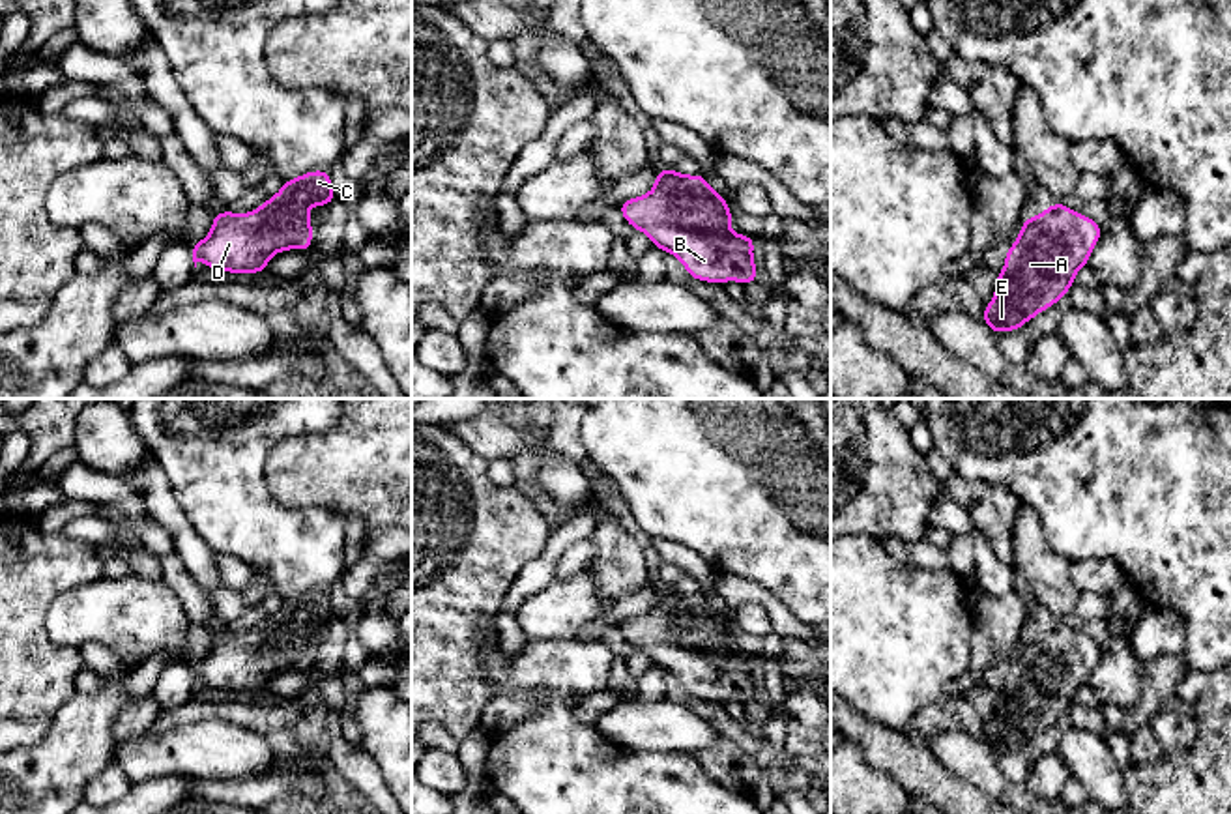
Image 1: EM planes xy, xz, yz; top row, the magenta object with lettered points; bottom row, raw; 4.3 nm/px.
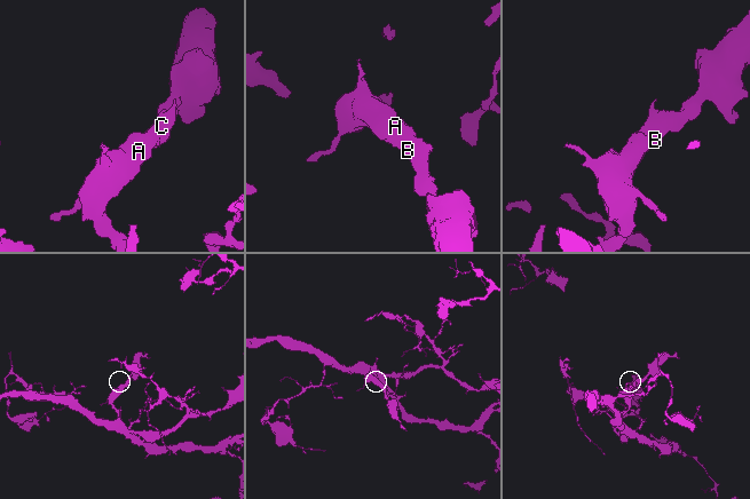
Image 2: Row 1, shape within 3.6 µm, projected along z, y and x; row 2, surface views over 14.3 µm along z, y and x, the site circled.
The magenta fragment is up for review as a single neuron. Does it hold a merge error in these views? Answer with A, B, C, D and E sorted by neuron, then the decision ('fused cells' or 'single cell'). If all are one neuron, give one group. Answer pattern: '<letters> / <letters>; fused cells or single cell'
A B C D E; single cell

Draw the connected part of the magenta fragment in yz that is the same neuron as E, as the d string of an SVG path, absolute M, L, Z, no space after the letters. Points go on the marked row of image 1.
M1064 202L1021 221L1016 241L995 275L995 294L982 309L982 322L995 333L1018 331L1038 313L1053 307L1089 264L1102 226Z

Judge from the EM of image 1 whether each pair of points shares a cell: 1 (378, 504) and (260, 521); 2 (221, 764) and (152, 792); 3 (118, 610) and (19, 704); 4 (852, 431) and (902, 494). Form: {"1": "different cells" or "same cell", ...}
{"1": "different cells", "2": "different cells", "3": "different cells", "4": "same cell"}

